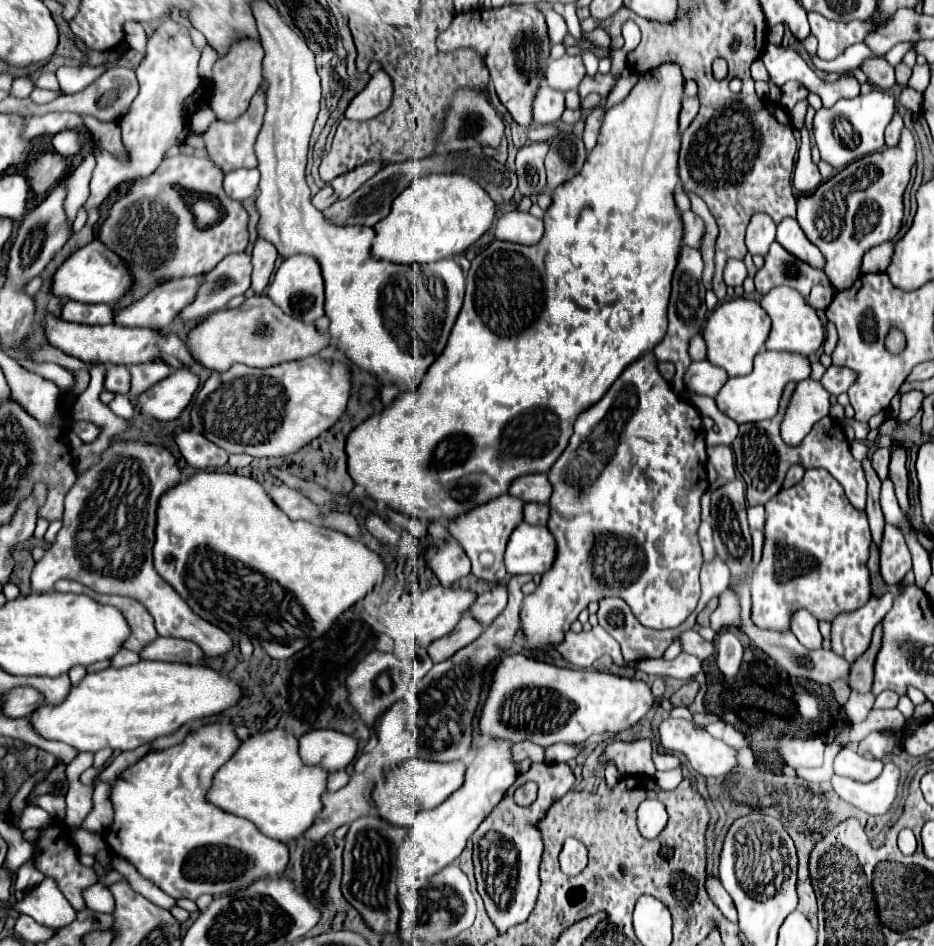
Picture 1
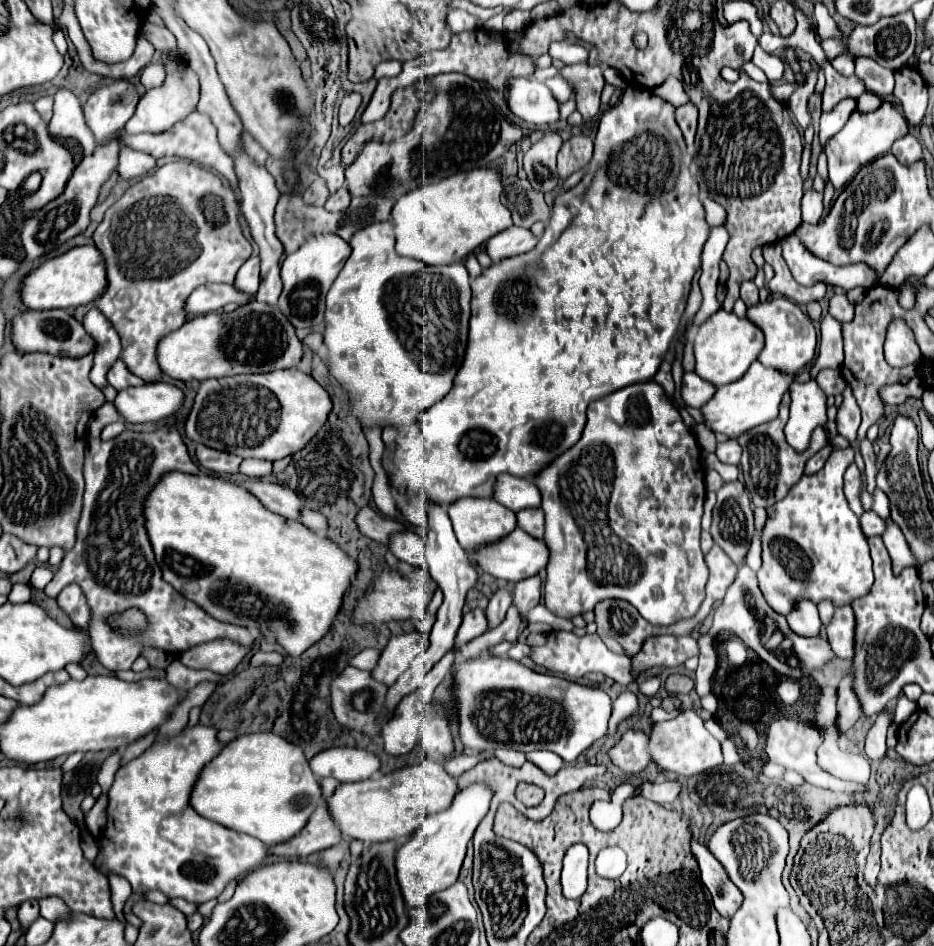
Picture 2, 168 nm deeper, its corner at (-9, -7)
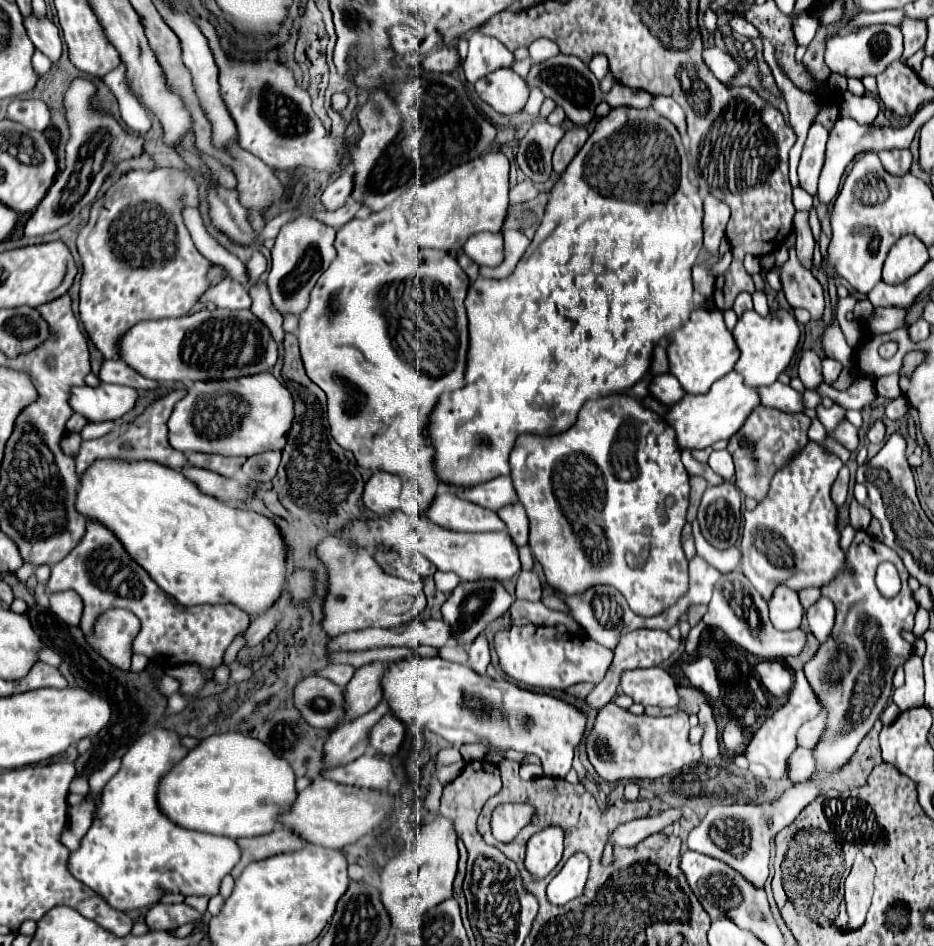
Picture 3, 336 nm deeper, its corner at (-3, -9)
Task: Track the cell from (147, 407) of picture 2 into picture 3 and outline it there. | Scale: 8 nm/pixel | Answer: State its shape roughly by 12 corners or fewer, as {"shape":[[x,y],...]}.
{"shape":[[123,385],[73,387],[69,407],[87,421],[113,421],[133,409]]}

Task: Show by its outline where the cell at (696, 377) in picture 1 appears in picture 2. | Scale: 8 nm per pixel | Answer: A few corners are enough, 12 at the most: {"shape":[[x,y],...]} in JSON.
{"shape":[[695,371],[683,377],[683,401],[701,409],[715,385]]}

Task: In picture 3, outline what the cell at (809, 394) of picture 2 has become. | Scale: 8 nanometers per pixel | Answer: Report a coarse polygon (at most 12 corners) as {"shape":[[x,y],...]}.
{"shape":[[779,381],[757,387],[763,407],[803,411],[801,393]]}

